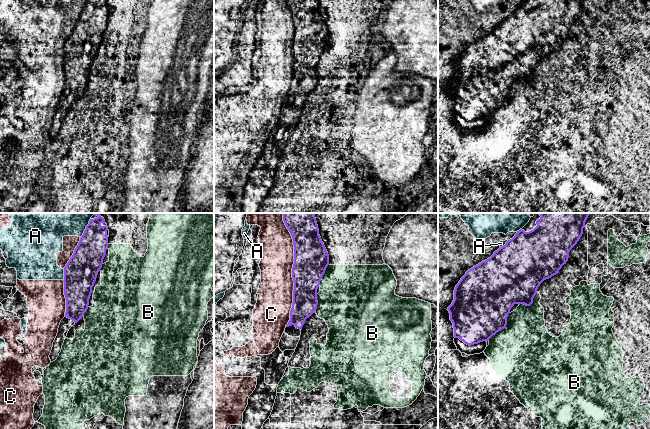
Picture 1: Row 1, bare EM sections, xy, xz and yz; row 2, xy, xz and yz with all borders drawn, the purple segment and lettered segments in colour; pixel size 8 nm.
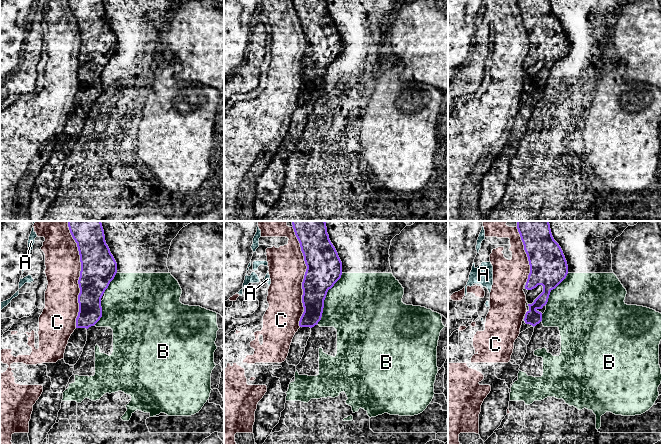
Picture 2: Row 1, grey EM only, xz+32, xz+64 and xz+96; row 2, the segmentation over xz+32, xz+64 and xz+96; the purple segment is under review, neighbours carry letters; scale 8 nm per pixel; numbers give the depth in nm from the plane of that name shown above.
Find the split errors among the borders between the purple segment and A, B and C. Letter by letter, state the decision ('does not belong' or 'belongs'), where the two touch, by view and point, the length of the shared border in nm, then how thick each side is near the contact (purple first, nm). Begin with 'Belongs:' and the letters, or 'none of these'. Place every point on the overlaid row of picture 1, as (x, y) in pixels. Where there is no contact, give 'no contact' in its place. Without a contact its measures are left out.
Belongs: none of these
A: does not belong; meets purple in xy at (64, 275); contact 100 nm long; 260 nm thick on the purple side, 320 nm on the other
B: does not belong; meets purple in yz at (503, 328); contact 280 nm long; 460 nm thick on the purple side, 500 nm on the other
C: does not belong; meets purple in xz at (292, 270); contact 900 nm long; 280 nm thick on the purple side, 280 nm on the other

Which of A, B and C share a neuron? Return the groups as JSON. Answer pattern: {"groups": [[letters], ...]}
{"groups": [["A", "C"], ["B"]]}

